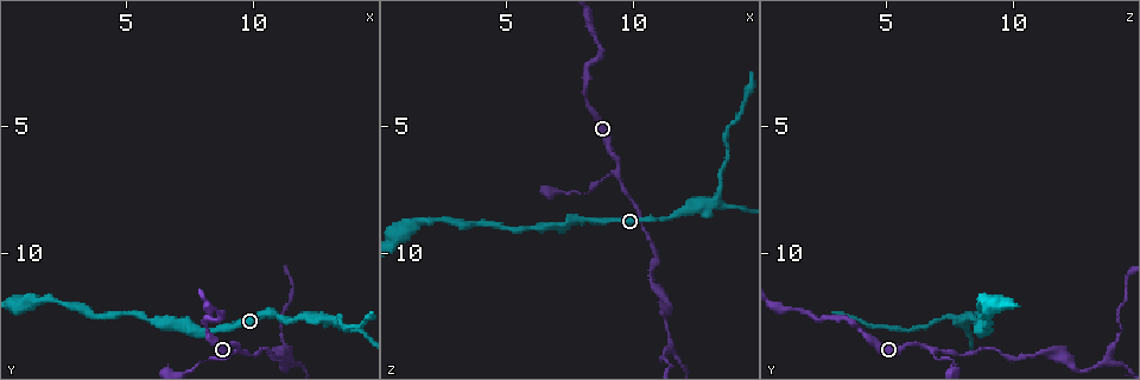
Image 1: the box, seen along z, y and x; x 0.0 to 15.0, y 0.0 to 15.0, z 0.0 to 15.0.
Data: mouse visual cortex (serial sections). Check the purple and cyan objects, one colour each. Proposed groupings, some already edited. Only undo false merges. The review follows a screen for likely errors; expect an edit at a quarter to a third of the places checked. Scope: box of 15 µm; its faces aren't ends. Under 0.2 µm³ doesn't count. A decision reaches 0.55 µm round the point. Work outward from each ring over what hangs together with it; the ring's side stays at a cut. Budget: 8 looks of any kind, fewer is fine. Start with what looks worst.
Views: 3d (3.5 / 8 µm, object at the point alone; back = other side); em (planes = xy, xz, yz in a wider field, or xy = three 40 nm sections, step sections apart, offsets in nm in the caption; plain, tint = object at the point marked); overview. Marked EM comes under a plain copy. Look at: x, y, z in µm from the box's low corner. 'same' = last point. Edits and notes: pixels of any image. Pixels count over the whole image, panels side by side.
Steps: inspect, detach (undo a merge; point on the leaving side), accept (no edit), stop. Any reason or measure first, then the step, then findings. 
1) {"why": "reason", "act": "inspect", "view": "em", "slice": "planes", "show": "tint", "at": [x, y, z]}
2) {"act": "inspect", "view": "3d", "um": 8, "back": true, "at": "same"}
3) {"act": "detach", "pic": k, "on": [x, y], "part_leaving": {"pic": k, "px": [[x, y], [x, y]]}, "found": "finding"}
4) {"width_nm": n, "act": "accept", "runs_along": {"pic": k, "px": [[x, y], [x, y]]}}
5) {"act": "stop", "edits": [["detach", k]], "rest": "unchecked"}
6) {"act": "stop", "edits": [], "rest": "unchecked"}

{"why": "branch point", "act": "inspect", "view": "3d", "um": 3.5, "at": [9.5, 13.8, 6.7]}

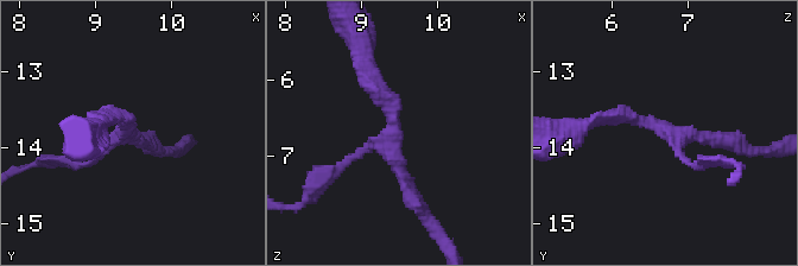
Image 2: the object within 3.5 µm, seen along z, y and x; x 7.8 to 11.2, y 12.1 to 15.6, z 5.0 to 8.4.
{"why": "now the EM", "act": "inspect", "view": "em", "slice": "xy", "step": 3, "show": "tint", "at": [9.40, 13.75, 6.75]}

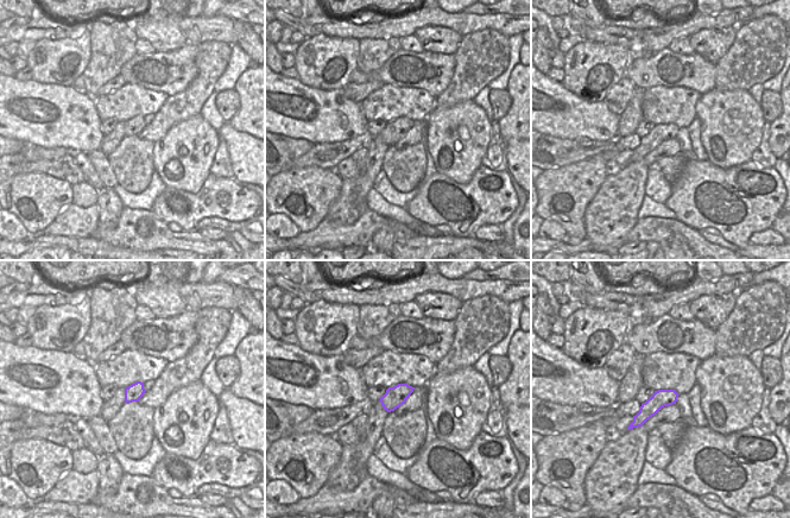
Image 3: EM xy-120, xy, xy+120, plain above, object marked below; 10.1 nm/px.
{"arms": 3, "arm_widths_nm": [100, 200, 200], "act": "accept", "runs_along": {"pic": 2, "px": [[365, 69], [419, 206]]}, "found": "all the same cell"}

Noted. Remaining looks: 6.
{"why": "three arms meet", "act": "inspect", "view": "3d", "um": 3.5, "back": true, "at": [11.5, 14.3, 13.7]}

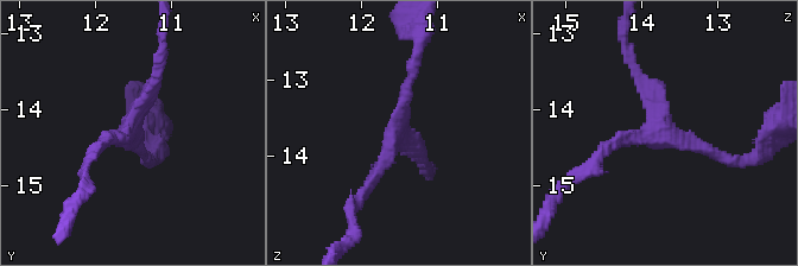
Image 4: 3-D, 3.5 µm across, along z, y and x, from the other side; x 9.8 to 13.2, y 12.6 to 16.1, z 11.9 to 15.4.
{"arms": 3, "arm_widths_nm": [150, 150, 200], "why": "need the tissue", "act": "inspect", "view": "em", "slice": "planes", "show": "tint", "at": [11.50, 14.30, 13.60]}

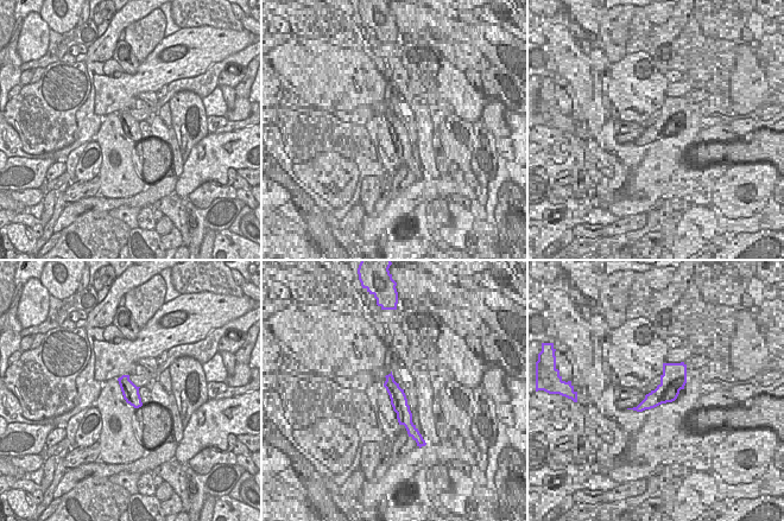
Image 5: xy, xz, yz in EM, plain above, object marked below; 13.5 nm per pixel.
{"act": "accept", "found": "all the same cell"}

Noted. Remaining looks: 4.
{"why": "thick turns thin", "act": "inspect", "view": "3d", "um": 3.5, "at": [8.3, 13.3, 4.3]}

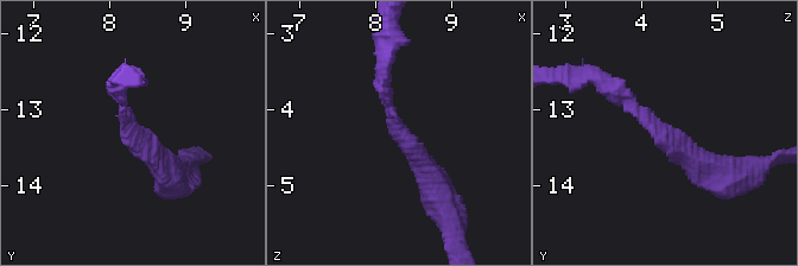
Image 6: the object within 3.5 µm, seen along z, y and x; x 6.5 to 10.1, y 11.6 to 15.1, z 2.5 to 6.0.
{"arm_widths_nm": [150, 300], "act": "inspect", "view": "em", "slice": "planes", "show": "tint", "at": [8.25, 13.30, 4.25]}

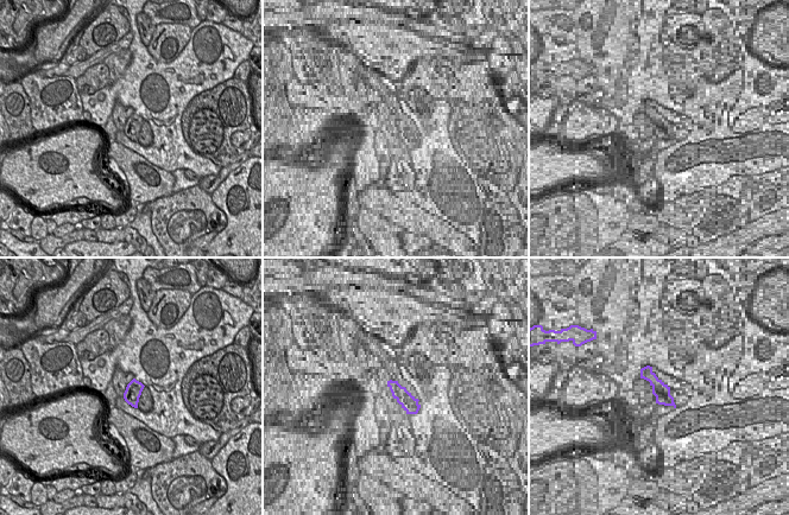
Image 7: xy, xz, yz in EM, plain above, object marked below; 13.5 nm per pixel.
{"act": "accept", "found": "continuous, no second cell"}

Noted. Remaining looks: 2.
{"act": "stop", "edits": [], "rest": "unchecked"}

